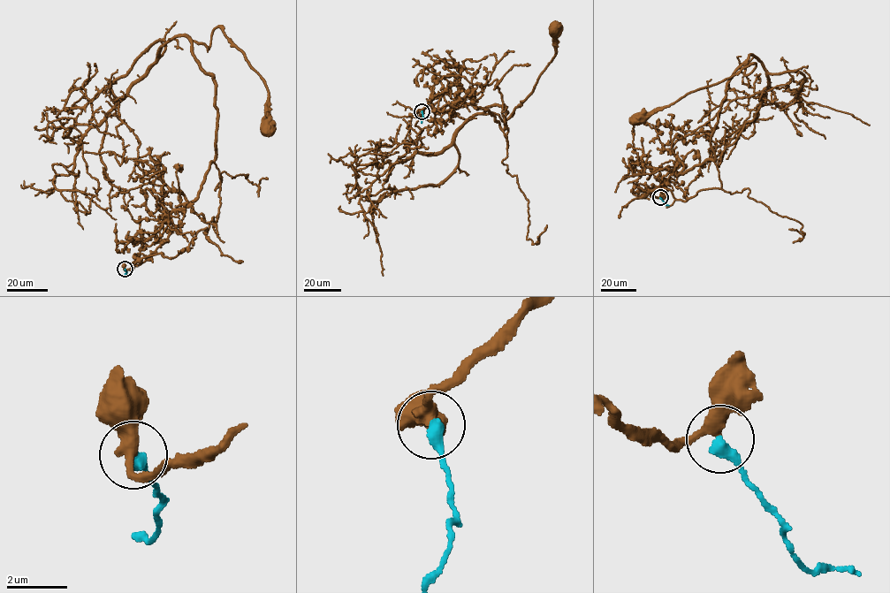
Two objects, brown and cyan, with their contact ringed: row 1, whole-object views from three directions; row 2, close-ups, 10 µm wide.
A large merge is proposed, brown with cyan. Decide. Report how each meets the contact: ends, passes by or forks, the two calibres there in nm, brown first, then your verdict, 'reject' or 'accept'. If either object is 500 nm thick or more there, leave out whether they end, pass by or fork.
brown passes by; cyan ends; calibres 380 and 440 nm; reject

